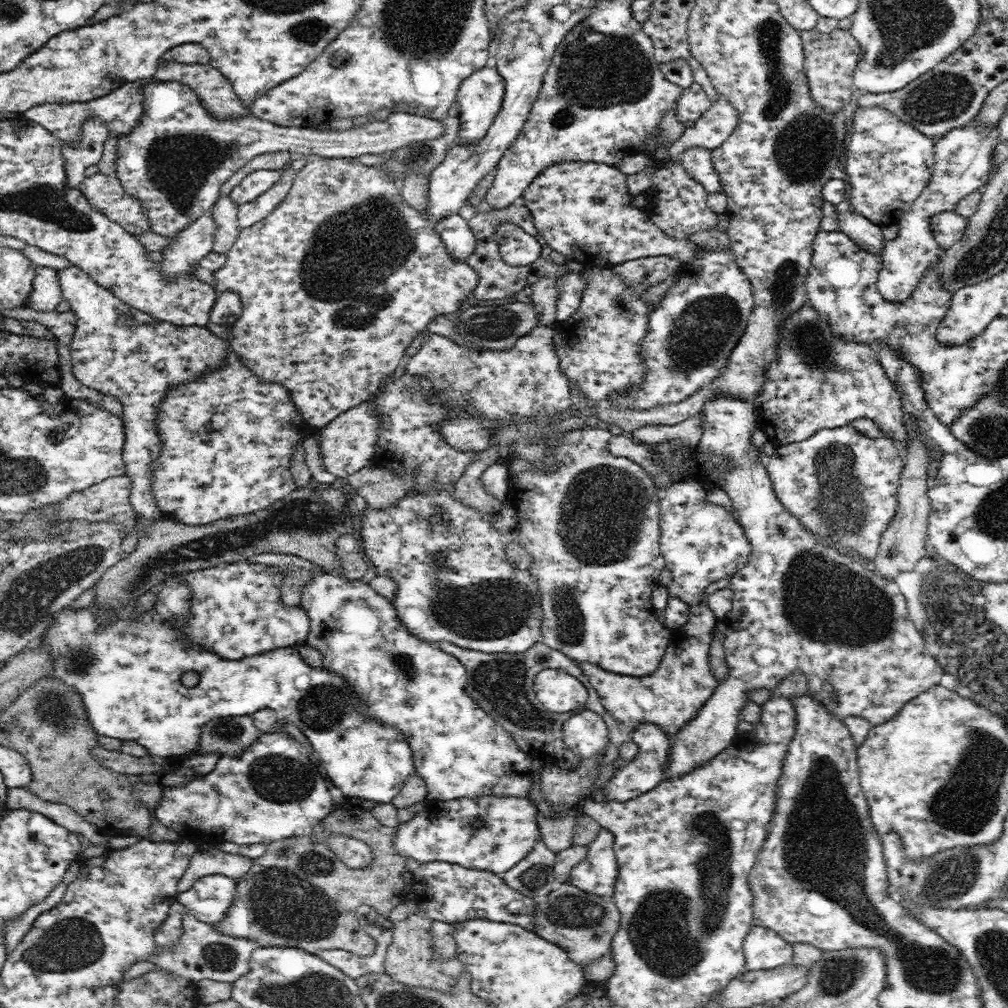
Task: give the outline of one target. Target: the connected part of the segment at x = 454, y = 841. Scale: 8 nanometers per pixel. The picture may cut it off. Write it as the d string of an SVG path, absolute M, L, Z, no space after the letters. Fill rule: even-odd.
M482 795L452 801L427 800L425 807L411 820L399 823L393 838L394 848L403 857L412 857L422 863L451 862L470 870L488 870L502 875L526 858L541 838L536 812L539 812L538 807L529 796ZM474 820L484 825L477 828Z

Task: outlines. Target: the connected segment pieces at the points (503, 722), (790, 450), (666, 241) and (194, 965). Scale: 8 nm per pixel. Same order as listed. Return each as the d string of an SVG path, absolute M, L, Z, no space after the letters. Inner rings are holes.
M447 641L437 646L446 654L458 658L467 671L467 693L500 724L500 727L506 730L514 741L518 742L520 750L526 752L530 758L542 758L548 762L548 765L559 766L562 770L574 770L582 762L582 757L571 751L563 741L563 724L571 714L554 714L554 712L548 714L546 711L540 712L540 706L536 706L537 696L532 684L536 676L545 669L561 669L568 675L579 678L585 684L589 697L584 708L597 712L605 720L609 729L610 741L597 756L602 765L618 759L620 747L631 739L633 730L628 729L605 710L597 690L591 685L589 678L582 673L579 664L559 650L554 650L542 642L530 646L524 653L483 653L479 650L463 649Z
M852 425L818 430L814 436L777 446L766 467L778 501L802 521L804 529L824 541L832 540L843 551L856 552L864 561L874 560L879 551L882 533L887 529L897 509L897 490L905 465L906 451L890 435L870 438Z
M564 161L542 170L541 174L527 187L521 201L530 211L534 227L552 250L568 260L578 261L584 267L607 267L638 258L668 256L678 259L680 264L696 260L702 249L688 239L678 240L658 228L642 208L631 203L627 175L610 166L597 162Z
M192 913L186 914L182 929L184 934L174 946L156 946L156 950L146 958L174 975L197 983L199 980L212 979L216 982L233 983L248 972L248 960L252 950L259 944L255 940L238 938L218 933L211 924L198 920Z

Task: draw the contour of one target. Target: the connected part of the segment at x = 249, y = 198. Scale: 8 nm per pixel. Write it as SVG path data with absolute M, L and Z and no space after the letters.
M280 170L253 171L232 190L229 194L230 199L239 205L252 202L256 200L258 196L270 190L272 186L275 186L280 178L282 178Z

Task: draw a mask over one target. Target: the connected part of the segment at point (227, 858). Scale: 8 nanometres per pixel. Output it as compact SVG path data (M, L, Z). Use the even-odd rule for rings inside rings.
M220 848L207 851L198 849L190 859L190 864L177 886L177 892L186 892L200 878L212 874L222 874L237 880L243 878L252 866L253 860L240 854L224 852Z

